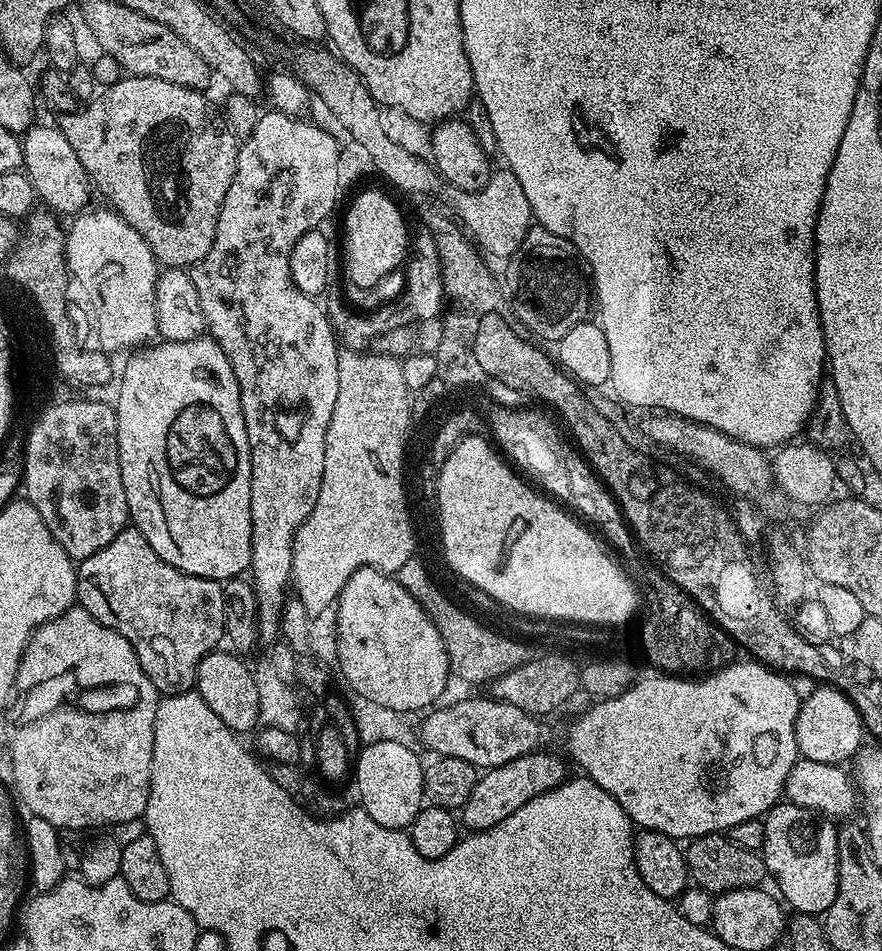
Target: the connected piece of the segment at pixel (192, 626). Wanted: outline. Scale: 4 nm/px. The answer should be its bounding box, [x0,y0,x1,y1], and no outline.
[76,526,224,694]

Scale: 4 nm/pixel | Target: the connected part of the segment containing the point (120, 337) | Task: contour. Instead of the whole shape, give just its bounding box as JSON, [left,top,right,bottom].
[64,207,158,354]

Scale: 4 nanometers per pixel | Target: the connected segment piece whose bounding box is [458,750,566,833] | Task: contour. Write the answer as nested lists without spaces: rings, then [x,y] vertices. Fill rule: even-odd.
[[[537,750],[522,758],[514,758],[514,762],[506,762],[497,768],[487,769],[479,777],[474,790],[470,790],[470,798],[466,798],[463,808],[458,812],[463,827],[465,824],[469,833],[498,826],[502,818],[510,818],[510,814],[514,814],[518,806],[526,806],[530,798],[538,798],[538,794],[546,794],[551,788],[557,788],[564,783],[566,773],[563,762],[544,751]]]

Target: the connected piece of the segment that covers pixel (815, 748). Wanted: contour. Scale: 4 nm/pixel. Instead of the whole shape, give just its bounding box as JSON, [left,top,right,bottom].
[794,686,866,765]

